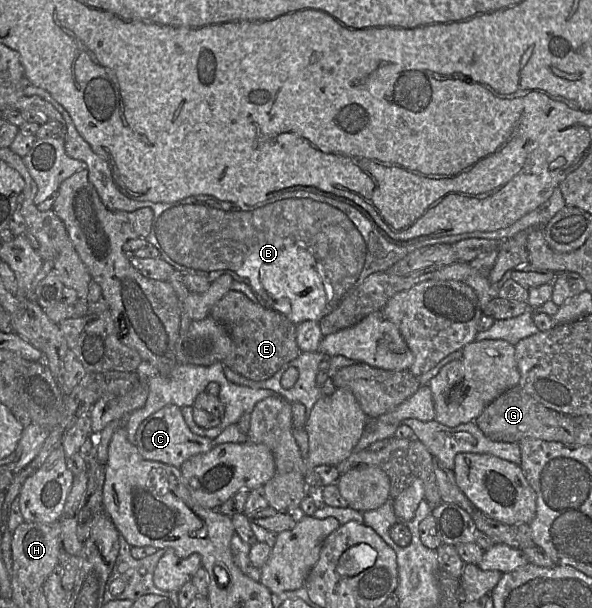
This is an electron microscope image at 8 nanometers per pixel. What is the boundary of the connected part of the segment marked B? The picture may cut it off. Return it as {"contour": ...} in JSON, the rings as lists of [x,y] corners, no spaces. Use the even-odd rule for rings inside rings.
{"contour":[[[26,77],[22,78],[21,86],[26,95],[40,96],[61,113],[66,123],[65,151],[68,156],[86,163],[89,181],[93,184],[101,201],[108,209],[132,212],[148,207],[153,211],[152,227],[146,240],[159,250],[160,258],[173,266],[175,270],[206,276],[211,282],[221,275],[229,274],[235,281],[249,285],[265,301],[265,306],[281,313],[295,325],[306,320],[319,322],[369,275],[376,272],[386,272],[391,266],[417,248],[438,244],[455,244],[472,238],[504,241],[523,230],[545,226],[557,212],[566,206],[561,190],[556,187],[546,202],[507,228],[491,232],[474,231],[429,239],[405,247],[390,243],[372,225],[362,211],[351,205],[354,203],[346,198],[332,196],[315,188],[288,188],[256,205],[236,205],[209,195],[193,195],[171,203],[138,201],[127,197],[118,189],[113,181],[107,161],[93,151],[90,144],[77,131],[67,110],[48,91],[33,85]]]}

